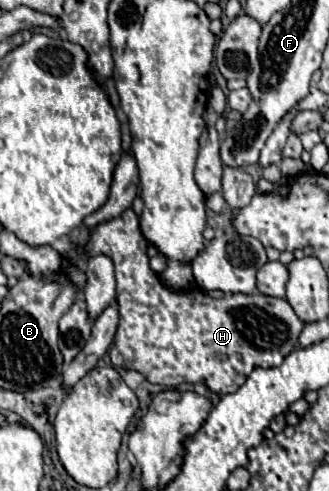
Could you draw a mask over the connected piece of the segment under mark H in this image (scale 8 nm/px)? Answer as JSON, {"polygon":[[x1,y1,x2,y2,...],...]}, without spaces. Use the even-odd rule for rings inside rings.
{"polygon":[[129,208,121,216,101,222,91,228,89,240,85,244,87,256,109,256,115,266,117,276,117,304,119,304,119,324,109,350,111,364,115,368,137,370,149,382,161,386,179,386,183,382,197,384,203,382,215,394,235,392,243,380,251,374,251,368,271,368,283,362,283,356,297,348,297,338,303,330,303,322,291,312,291,306,283,298,253,294,225,294,223,298,211,298,205,290,191,284,185,290,173,290,163,284,163,280,149,268,147,238,139,228,137,214]]}

